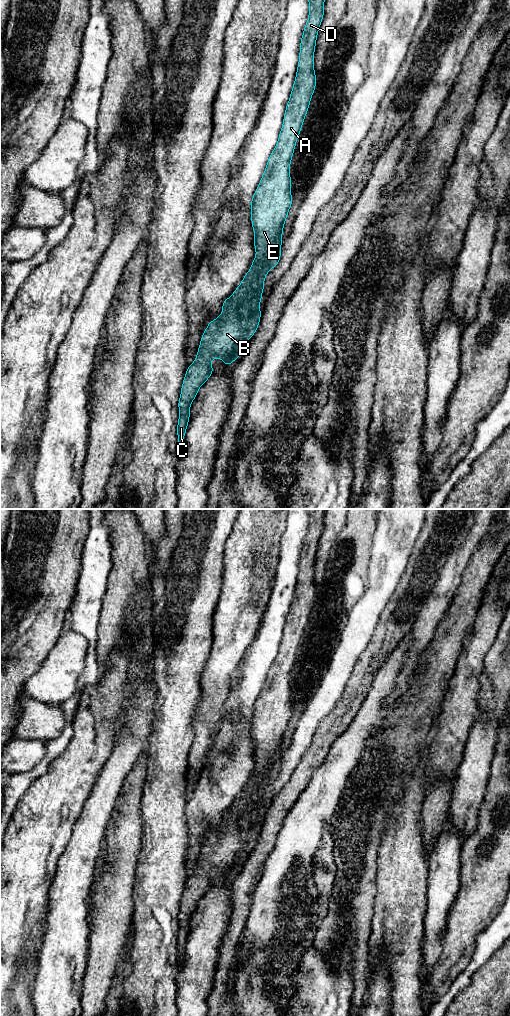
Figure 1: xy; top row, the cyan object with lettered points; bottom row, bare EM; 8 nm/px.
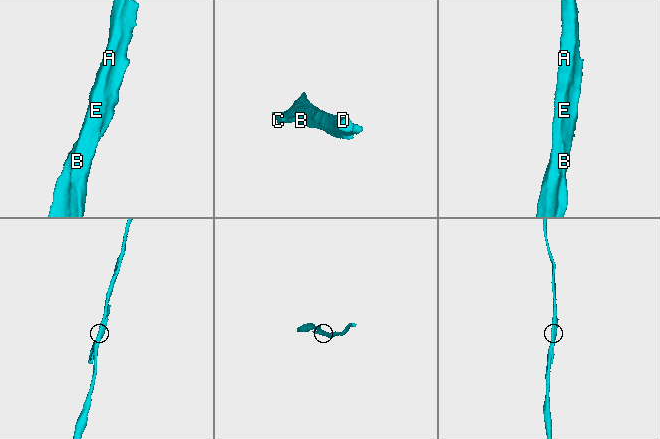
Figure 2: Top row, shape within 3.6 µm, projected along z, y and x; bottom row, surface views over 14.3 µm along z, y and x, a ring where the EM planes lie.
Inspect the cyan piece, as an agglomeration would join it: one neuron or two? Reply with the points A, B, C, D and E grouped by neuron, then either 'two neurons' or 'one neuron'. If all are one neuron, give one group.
A D E / B C; two neurons

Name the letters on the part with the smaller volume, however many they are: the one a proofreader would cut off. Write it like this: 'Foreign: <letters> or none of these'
Foreign: B, C

